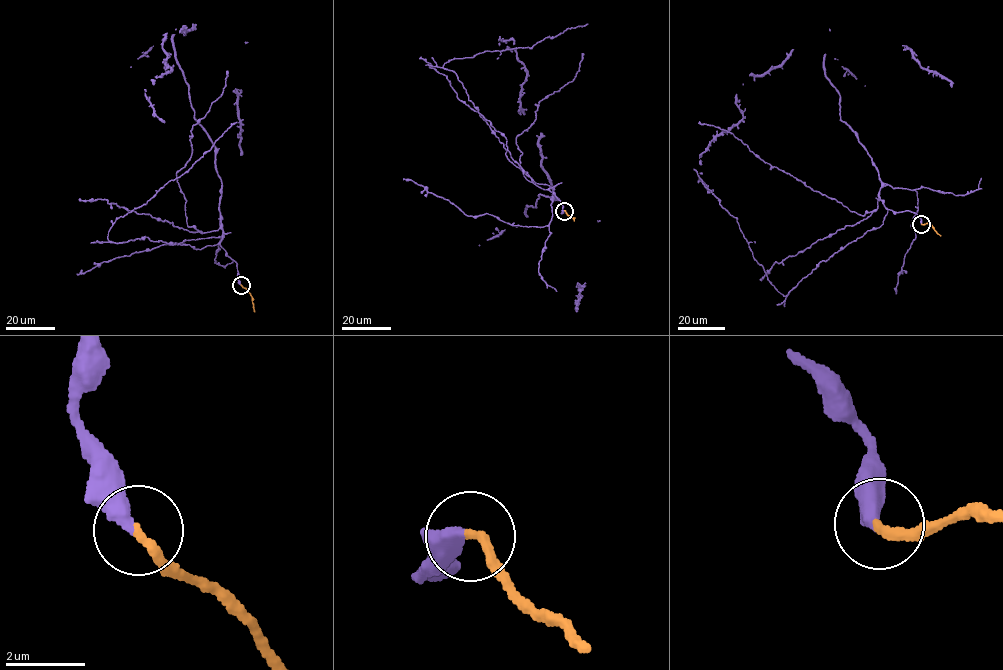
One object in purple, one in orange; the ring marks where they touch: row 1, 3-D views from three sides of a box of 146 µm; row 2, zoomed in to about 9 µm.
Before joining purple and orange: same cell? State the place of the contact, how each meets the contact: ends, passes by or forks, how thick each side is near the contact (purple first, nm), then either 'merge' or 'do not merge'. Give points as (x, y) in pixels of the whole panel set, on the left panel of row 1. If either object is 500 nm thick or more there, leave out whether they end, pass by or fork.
place (241, 285); purple ends; orange ends; calibres 360 and 260 nm; merge

